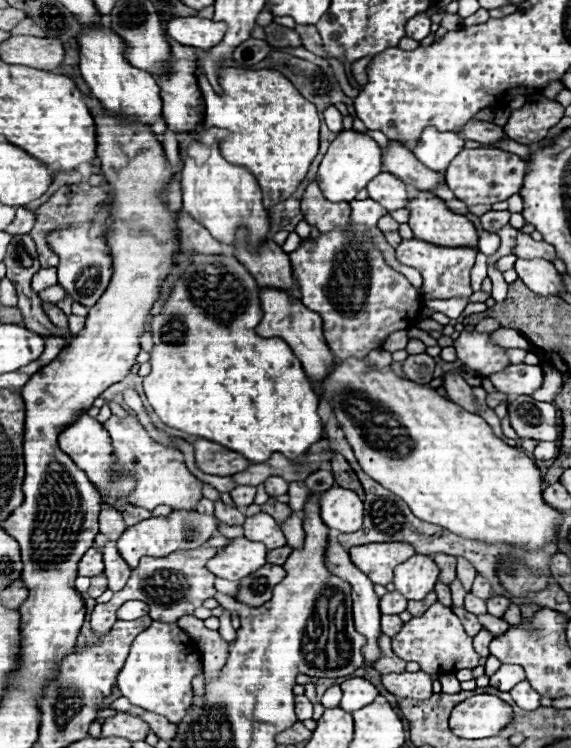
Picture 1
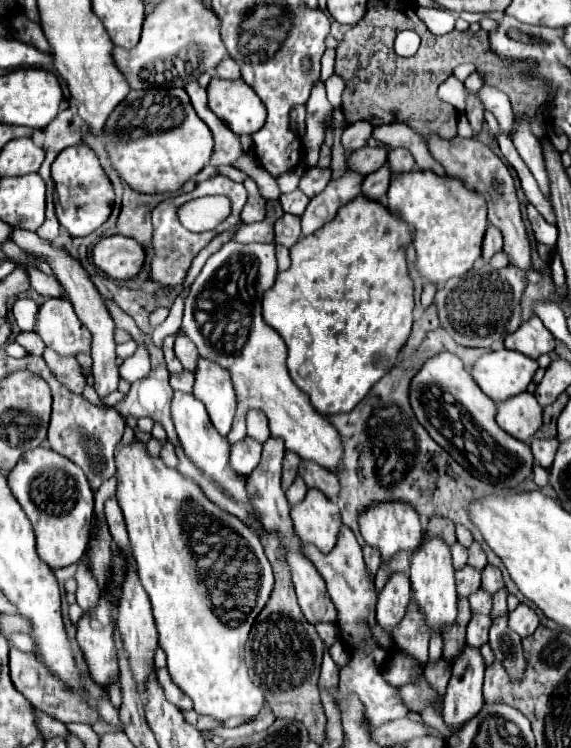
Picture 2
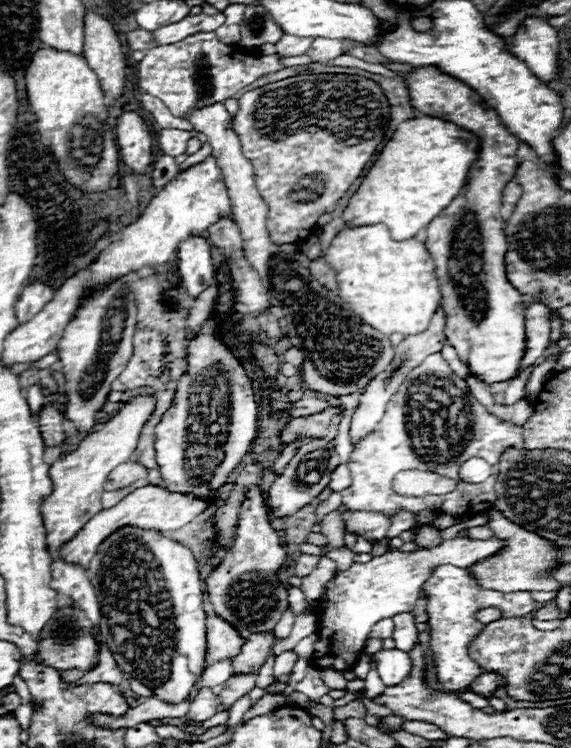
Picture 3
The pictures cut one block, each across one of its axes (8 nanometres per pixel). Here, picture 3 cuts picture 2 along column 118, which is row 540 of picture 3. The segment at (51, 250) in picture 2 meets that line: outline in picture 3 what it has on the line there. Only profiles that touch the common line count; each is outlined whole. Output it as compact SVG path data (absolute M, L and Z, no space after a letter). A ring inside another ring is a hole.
M344 512L342 520L352 534L372 538L374 542L384 540L386 530L390 528L390 518L374 512Z

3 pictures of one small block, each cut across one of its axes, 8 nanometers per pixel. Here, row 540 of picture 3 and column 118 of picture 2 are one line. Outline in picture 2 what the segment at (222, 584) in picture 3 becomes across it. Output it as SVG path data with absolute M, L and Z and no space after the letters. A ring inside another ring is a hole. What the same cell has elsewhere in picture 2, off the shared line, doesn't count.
M114 234L114 236L102 238L94 246L92 260L110 278L132 280L140 274L146 260L146 252L134 238Z

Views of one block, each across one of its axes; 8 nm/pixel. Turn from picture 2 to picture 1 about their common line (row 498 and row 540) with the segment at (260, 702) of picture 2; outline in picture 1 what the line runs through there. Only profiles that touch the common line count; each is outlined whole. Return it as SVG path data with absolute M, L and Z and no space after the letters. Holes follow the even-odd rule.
M174 510L166 518L148 518L134 526L128 526L118 540L118 552L130 564L130 568L136 568L142 556L164 558L176 550L192 550L204 546L212 536L218 534L218 524L220 522L216 520L216 516L210 514L198 514L194 510Z

